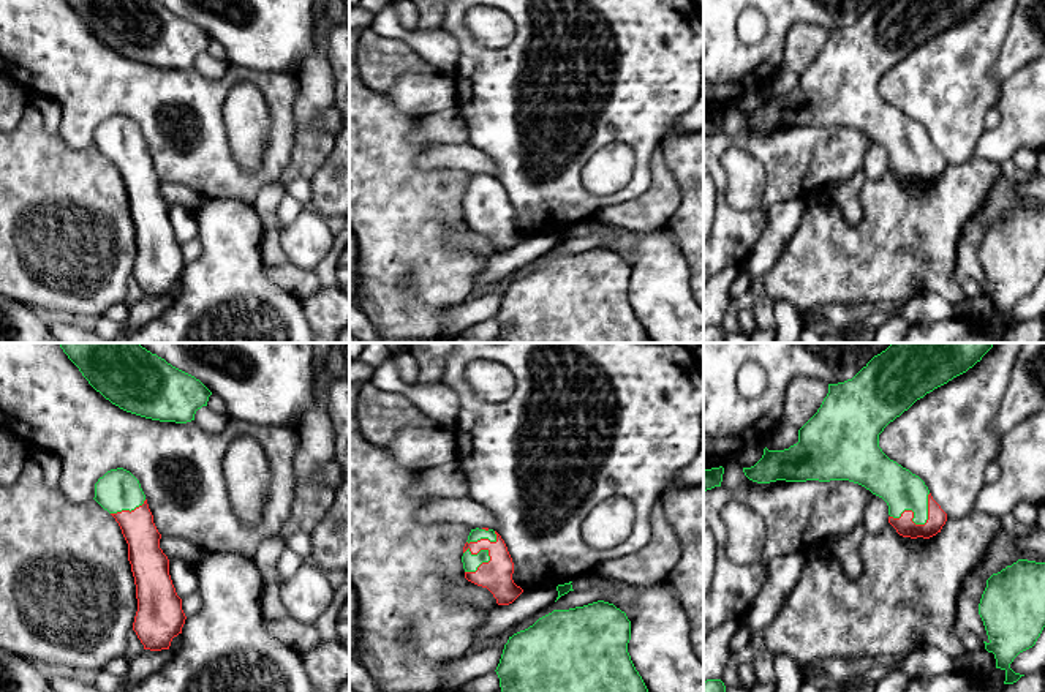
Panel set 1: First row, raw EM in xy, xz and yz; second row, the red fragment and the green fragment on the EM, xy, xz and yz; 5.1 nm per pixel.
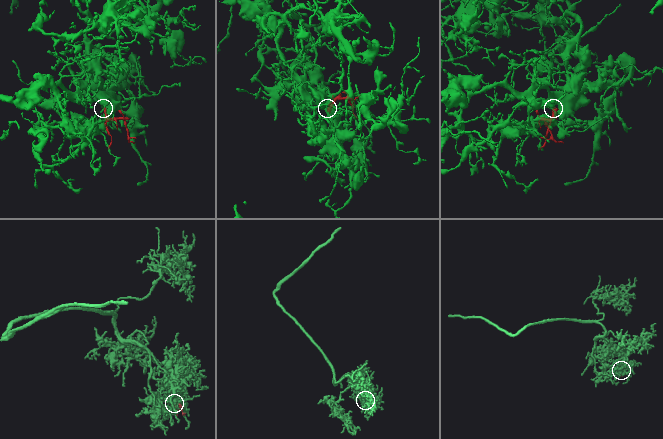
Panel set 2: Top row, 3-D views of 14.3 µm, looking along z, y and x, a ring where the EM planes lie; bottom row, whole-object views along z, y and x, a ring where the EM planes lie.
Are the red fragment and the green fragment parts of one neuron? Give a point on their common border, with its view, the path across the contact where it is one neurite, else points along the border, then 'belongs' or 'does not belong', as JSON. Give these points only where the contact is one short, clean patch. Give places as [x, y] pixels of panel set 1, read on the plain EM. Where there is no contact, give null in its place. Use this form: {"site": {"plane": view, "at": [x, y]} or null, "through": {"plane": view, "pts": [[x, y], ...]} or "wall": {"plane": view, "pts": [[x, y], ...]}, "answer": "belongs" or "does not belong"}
{"site": {"plane": "yz", "at": [917, 171]}, "through": {"plane": "yz", "pts": [[905, 172], [917, 171], [917, 163], [901, 136]]}, "answer": "belongs"}

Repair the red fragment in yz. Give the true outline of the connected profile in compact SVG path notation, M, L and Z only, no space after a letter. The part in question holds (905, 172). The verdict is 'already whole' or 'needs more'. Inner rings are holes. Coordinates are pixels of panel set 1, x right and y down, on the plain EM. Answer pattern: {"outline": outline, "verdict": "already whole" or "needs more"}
{"outline": "M877 0L852 25L828 30L828 39L817 58L798 76L798 88L784 96L764 95L762 104L751 114L743 114L745 122L757 130L776 126L806 128L806 126L849 126L882 144L888 152L888 169L903 183L930 185L941 179L947 167L947 160L933 145L925 128L890 106L879 93L879 81L884 74L907 57L917 46L934 35L947 30L953 24L966 19L985 0Z", "verdict": "needs more"}

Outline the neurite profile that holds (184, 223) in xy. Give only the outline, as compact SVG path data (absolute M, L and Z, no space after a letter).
M182 204L169 205L169 221L180 245L198 239L198 221L193 209Z

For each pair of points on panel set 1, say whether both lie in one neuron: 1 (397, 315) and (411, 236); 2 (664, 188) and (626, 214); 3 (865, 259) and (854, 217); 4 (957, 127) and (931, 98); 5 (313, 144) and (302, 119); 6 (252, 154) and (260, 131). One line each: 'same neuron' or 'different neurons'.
1: same neuron
2: same neuron
3: different neurons
4: same neuron
5: same neuron
6: same neuron

